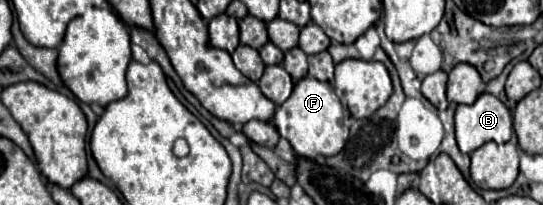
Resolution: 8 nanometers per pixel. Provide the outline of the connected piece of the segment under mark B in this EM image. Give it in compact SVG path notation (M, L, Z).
M483 93L473 105L457 107L455 131L459 149L463 153L473 153L487 141L507 143L513 135L513 121L505 103Z

